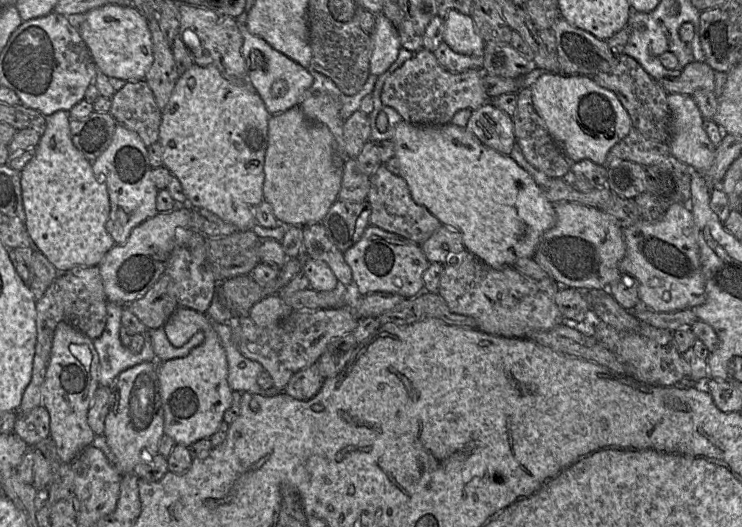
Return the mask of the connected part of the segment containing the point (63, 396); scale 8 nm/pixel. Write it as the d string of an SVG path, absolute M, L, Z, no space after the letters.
M64 321L54 331L49 363L41 387L41 405L50 416L50 438L58 459L70 464L77 455L90 446L95 434L87 423L87 413L99 386L99 357L93 340Z

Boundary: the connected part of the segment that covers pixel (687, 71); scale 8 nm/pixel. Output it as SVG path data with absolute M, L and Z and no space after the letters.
M693 61L683 68L680 76L663 78L659 84L668 94L692 96L698 90L714 91L715 71L707 62Z

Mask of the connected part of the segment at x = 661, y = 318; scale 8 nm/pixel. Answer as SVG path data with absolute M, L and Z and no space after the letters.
M637 307L635 310L628 311L631 311L641 322L671 332L680 328L690 328L694 322L699 320L691 309L674 312L654 312L648 308Z

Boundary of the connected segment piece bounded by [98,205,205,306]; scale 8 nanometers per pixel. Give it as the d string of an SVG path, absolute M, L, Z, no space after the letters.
M185 205L185 206L177 206L174 210L172 210L169 213L158 213L153 218L150 218L150 219L144 221L143 223L141 223L140 225L138 225L137 227L135 227L132 230L132 232L125 244L115 245L111 250L109 250L109 252L104 256L102 261L98 264L107 301L116 303L121 306L127 306L129 303L133 302L136 299L141 298L149 291L149 289L158 281L160 276L165 272L167 261L168 261L173 249L176 248L176 230L178 228L183 228L186 230L192 229L193 209L205 209L205 208L192 208L189 205Z

